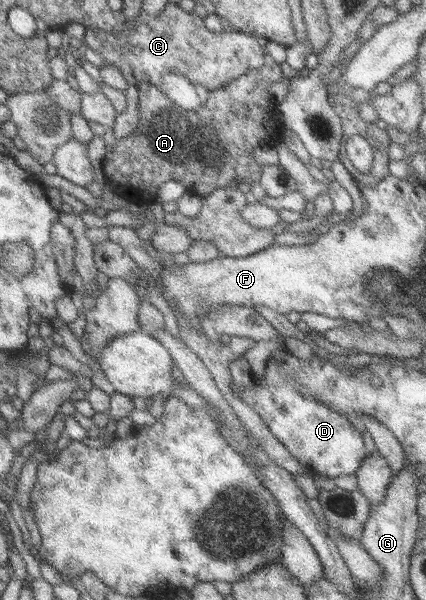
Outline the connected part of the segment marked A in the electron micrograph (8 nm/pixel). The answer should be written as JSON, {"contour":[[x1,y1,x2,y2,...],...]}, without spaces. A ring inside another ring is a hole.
{"contour":[[263,55,259,66,250,68,248,73,240,75,223,87,208,91,206,101,200,103,196,111,190,112,178,106,174,106,174,109,162,109,163,94,159,89,150,83,138,83,134,86,137,90,138,123,132,133,117,141,114,149,106,150,103,157,103,175,107,180,105,187,128,203,145,207,156,202,158,186,165,181,180,183,186,191,196,194,200,199,215,188,226,188,244,182,258,183,262,164,255,161,253,148,263,141,276,149,276,143,280,143,282,138,280,126,275,119,276,103,267,91,269,86,278,82,281,77,280,65,269,55]]}

